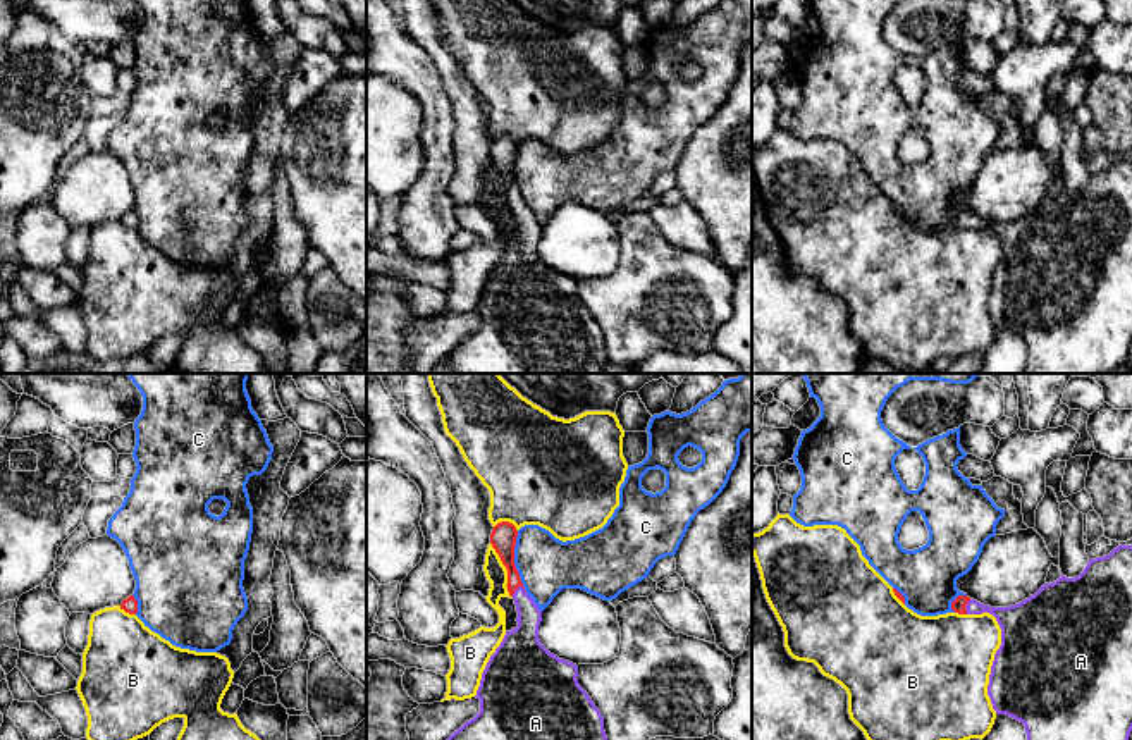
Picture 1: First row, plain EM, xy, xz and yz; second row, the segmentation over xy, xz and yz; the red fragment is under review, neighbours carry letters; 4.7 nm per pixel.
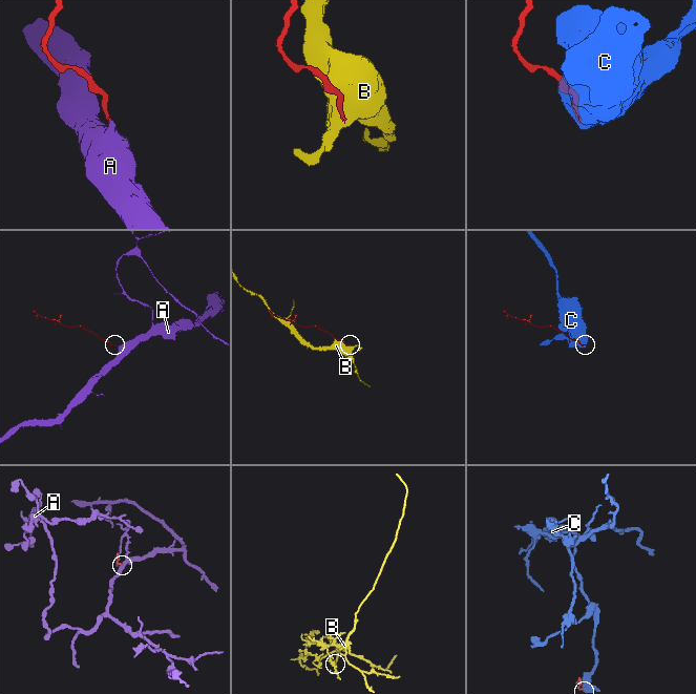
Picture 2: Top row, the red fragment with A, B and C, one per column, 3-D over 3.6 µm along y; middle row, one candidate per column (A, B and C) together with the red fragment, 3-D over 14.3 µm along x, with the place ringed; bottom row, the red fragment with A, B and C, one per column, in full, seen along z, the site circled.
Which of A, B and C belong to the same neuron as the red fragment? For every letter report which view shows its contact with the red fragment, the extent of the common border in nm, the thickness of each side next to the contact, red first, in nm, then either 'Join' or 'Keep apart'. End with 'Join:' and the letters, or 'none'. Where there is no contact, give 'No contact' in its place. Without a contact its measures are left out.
A: Touches red in xz. Shared border 80 nm. Thickness 120 nm (red) against 140 nm. Join
B: Touches red in xz. Shared border 280 nm. Thickness 120 nm (red) against 100 nm. Keep apart
C: Touches red in xz. Shared border 300 nm. Thickness 120 nm (red) against 260 nm. Keep apart
Join: A

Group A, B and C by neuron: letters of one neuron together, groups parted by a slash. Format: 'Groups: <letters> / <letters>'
Groups: A / B / C

